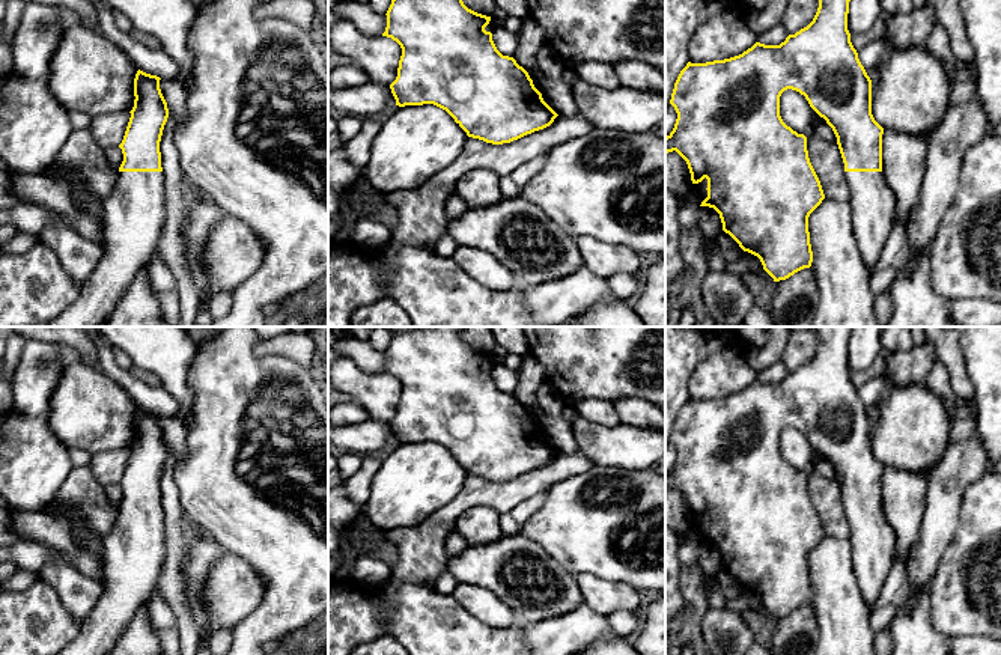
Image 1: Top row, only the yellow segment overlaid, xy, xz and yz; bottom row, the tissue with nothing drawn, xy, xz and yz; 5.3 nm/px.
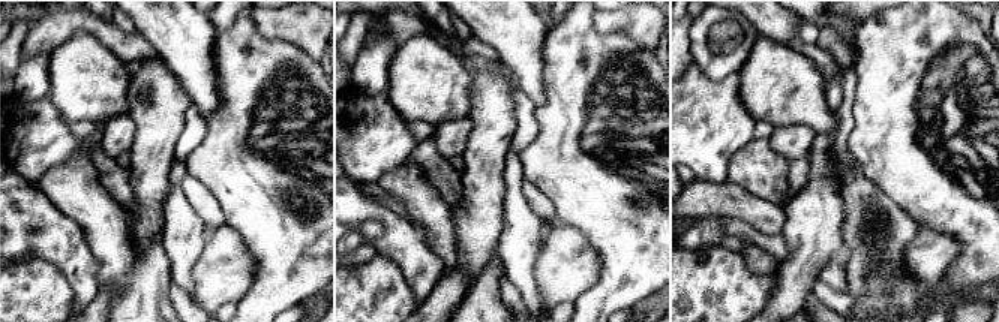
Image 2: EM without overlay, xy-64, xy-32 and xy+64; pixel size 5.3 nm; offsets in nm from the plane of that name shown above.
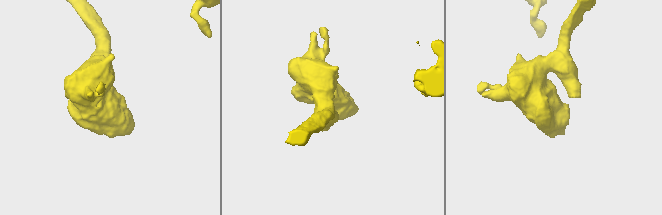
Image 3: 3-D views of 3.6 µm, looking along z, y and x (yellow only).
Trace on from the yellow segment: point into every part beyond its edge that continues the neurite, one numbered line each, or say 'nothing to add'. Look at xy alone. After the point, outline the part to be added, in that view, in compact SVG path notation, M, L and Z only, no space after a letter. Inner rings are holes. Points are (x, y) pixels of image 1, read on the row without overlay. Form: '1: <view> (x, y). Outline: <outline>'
1: xy (134, 550). Outline: M119 509L114 527L104 536L102 593L81 623L78 635L57 655L108 655L129 620L158 587L166 557L163 509Z

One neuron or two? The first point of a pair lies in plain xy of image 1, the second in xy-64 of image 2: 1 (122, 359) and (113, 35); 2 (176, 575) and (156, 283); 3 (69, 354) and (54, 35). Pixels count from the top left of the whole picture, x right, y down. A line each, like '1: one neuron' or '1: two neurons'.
1: two neurons
2: two neurons
3: one neuron

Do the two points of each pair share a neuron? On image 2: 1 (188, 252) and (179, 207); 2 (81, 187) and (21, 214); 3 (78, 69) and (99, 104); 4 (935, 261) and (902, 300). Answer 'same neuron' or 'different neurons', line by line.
1: same neuron
2: different neurons
3: same neuron
4: different neurons

